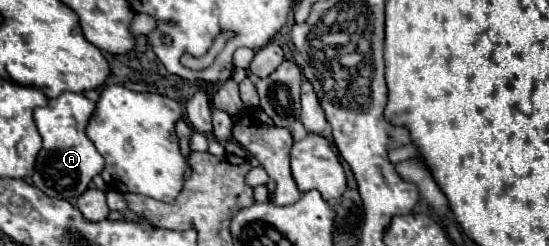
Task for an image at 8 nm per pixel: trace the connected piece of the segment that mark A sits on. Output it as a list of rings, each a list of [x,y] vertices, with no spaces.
[[[64,92],[60,98],[50,100],[46,106],[34,110],[34,124],[42,136],[42,150],[36,158],[38,174],[32,174],[32,184],[46,196],[68,200],[76,204],[80,194],[88,190],[88,184],[104,168],[104,158],[96,152],[96,146],[86,136],[88,116],[92,116],[96,104],[82,94]]]

